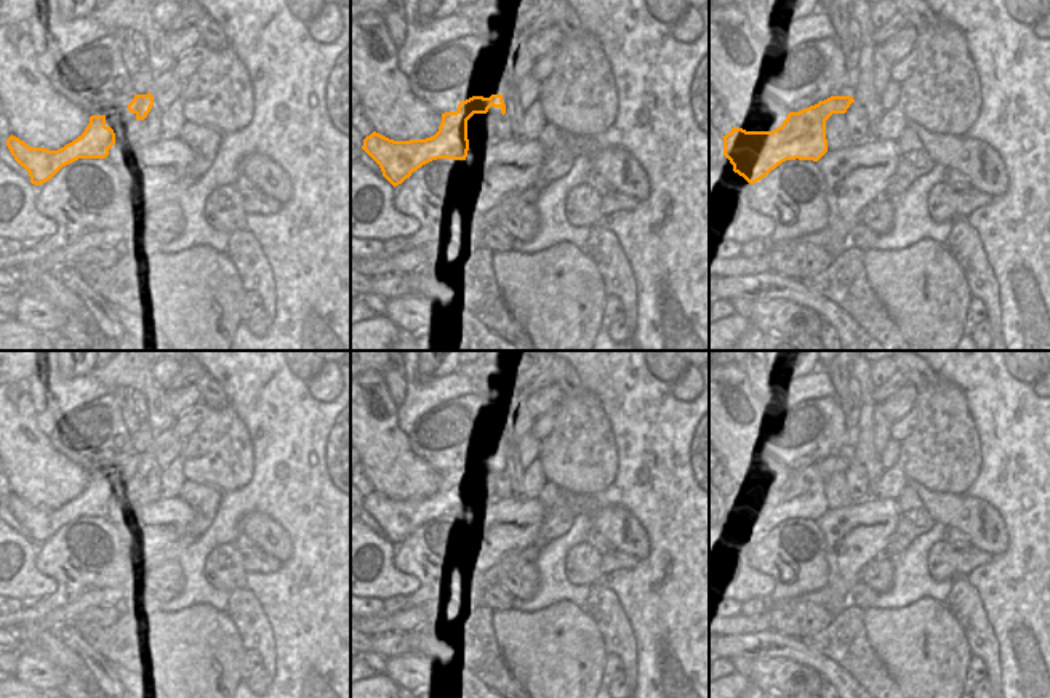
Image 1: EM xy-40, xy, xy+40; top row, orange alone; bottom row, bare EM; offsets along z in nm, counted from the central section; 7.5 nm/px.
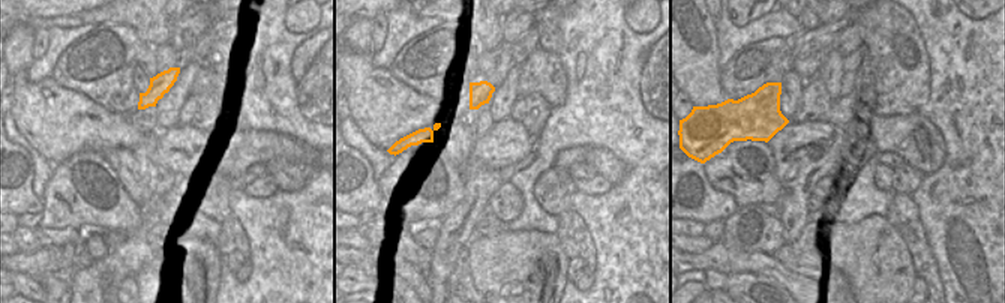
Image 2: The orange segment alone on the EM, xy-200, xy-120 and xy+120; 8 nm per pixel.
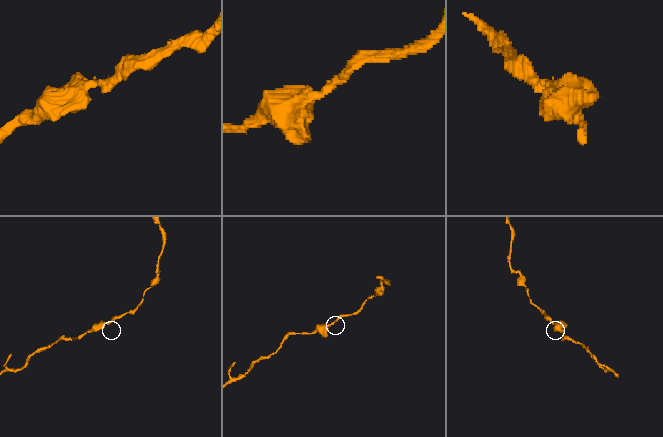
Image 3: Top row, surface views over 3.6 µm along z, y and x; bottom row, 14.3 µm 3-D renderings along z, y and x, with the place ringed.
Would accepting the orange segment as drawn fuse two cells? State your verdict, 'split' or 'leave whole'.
leave whole

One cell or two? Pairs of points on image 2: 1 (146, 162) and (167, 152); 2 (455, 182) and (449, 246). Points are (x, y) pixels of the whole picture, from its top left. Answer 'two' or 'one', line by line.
1: two
2: two

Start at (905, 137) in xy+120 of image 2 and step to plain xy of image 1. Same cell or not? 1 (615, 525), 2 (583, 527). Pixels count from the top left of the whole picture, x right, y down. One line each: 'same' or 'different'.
1: same
2: different

